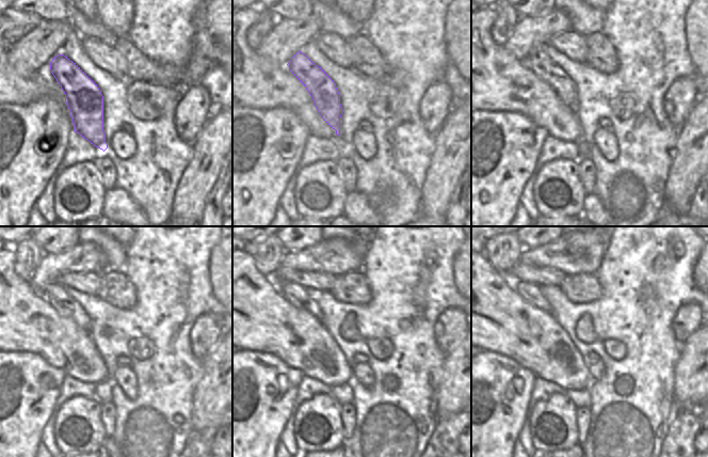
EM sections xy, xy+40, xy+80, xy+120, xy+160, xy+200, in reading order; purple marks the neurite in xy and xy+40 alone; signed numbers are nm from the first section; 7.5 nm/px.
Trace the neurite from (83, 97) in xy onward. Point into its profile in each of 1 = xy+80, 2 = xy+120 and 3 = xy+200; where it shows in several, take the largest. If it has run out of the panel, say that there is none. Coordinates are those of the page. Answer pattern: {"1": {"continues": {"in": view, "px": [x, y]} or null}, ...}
{"1": {"continues": {"in": "xy+80", "px": [543, 67]}}, "2": {"continues": {"in": "xy+120", "px": [62, 302]}}, "3": {"continues": {"in": "xy+200", "px": [531, 293]}}}

